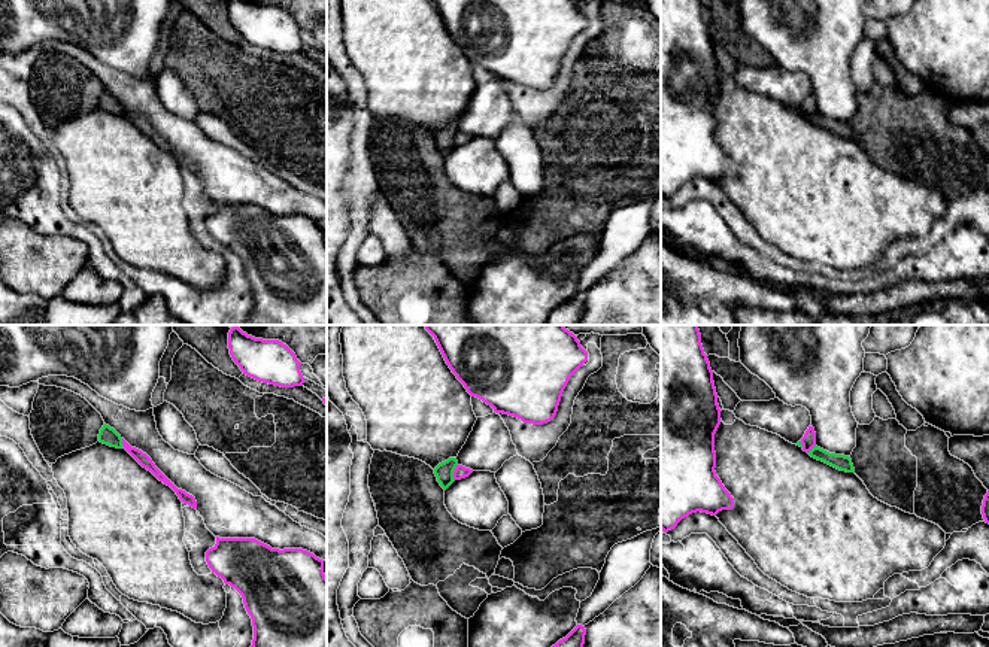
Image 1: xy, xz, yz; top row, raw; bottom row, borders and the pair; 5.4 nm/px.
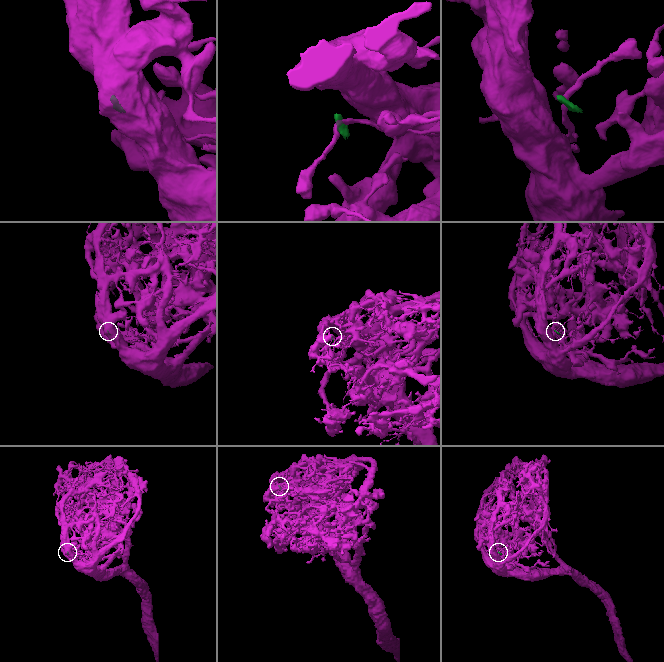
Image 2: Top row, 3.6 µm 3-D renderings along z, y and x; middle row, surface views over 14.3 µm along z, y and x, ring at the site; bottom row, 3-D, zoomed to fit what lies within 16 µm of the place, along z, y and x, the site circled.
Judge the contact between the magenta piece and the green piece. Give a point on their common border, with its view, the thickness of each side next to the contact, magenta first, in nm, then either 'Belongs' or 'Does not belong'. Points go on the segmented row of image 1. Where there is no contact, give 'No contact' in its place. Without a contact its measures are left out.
Touches magenta at xz (454, 471). Thickness 70 nm (magenta) against 100 nm. Does not belong

